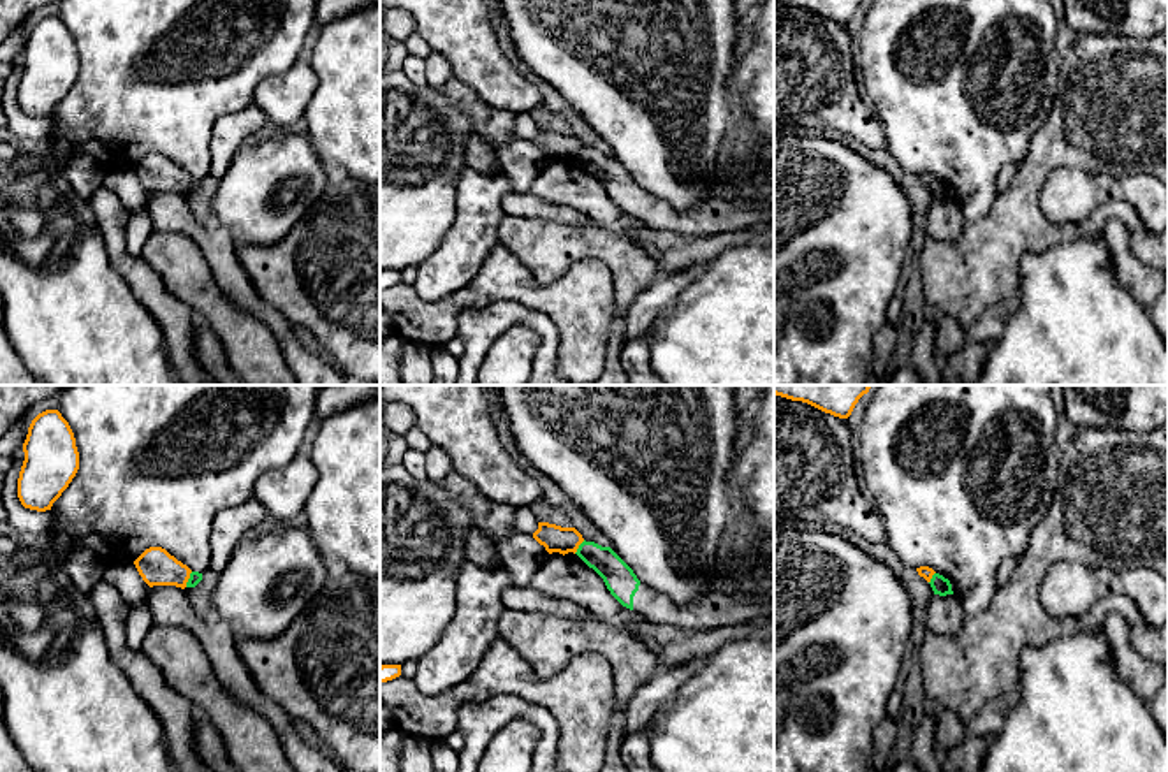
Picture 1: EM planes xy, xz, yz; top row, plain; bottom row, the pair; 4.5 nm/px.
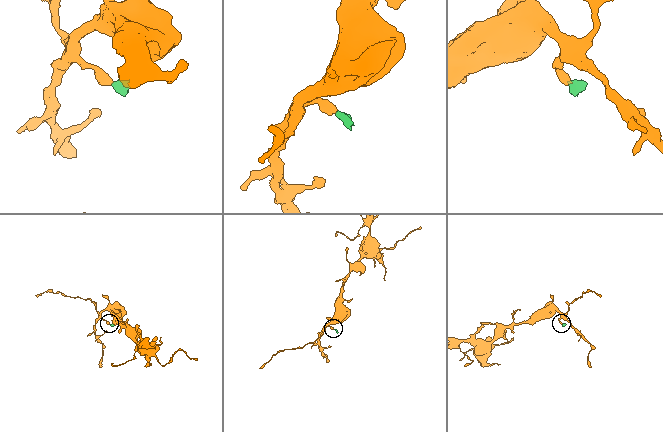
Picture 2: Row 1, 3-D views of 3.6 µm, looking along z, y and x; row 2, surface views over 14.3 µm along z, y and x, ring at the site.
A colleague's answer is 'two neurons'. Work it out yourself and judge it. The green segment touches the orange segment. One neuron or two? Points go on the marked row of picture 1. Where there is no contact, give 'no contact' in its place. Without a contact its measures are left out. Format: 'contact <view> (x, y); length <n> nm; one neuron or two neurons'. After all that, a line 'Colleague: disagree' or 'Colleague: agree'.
contact xz (579, 547); length 80 nm; two neurons
Colleague: agree

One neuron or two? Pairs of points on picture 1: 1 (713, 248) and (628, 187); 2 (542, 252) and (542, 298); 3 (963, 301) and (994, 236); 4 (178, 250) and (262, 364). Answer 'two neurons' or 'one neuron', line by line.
1: two neurons
2: two neurons
3: one neuron
4: one neuron

